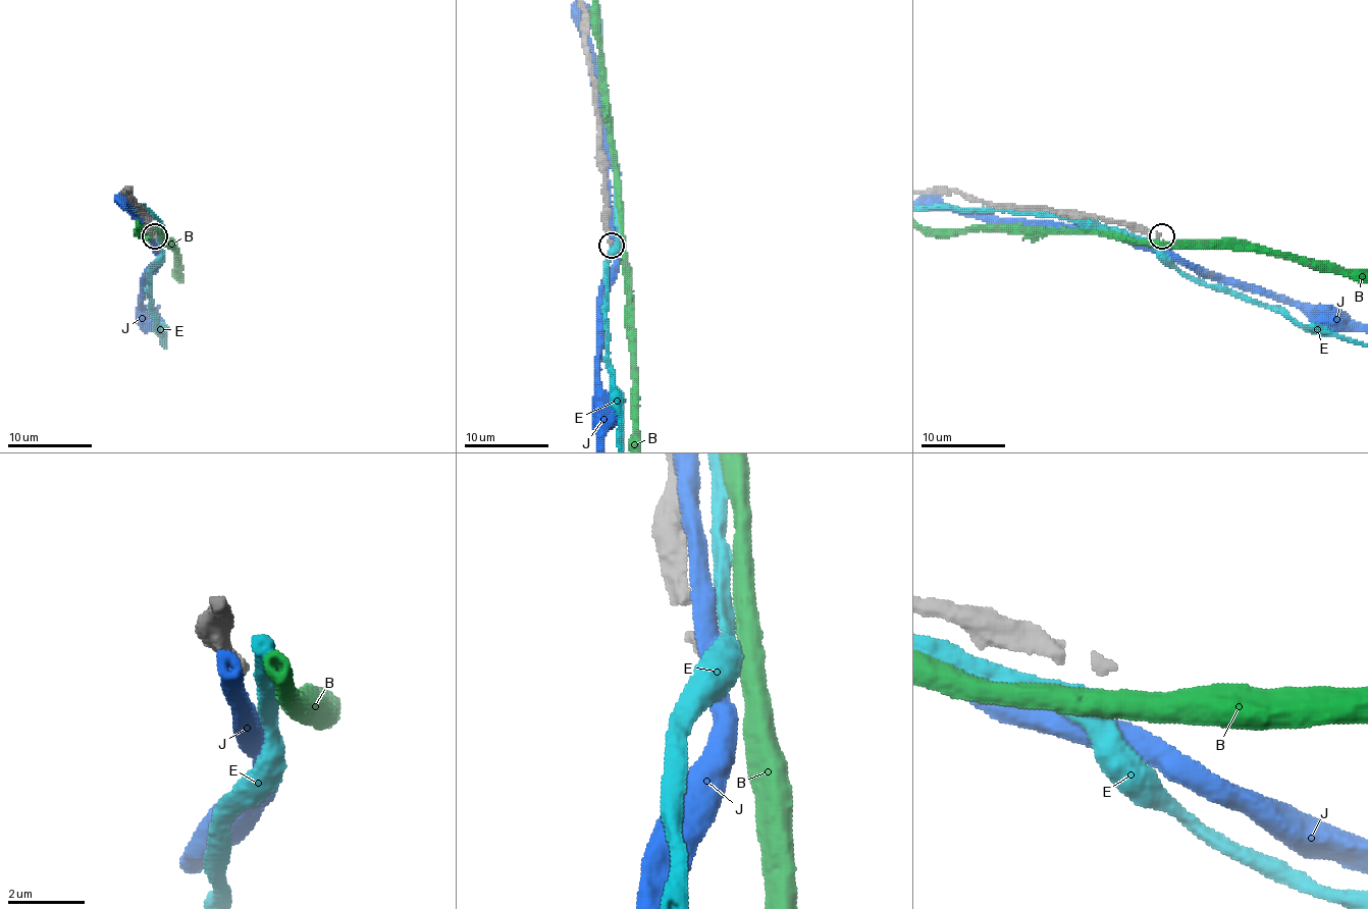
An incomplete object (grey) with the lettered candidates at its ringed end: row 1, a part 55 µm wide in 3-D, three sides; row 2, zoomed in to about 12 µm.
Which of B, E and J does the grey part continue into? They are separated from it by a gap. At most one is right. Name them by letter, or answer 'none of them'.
none of them

